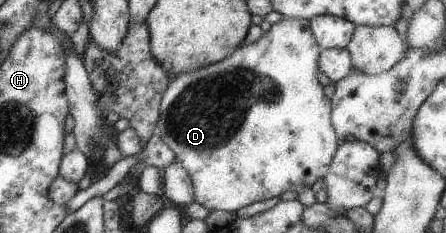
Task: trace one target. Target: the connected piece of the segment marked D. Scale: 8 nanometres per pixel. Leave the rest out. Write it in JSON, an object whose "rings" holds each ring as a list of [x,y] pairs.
{"rings":[[[281,17],[275,24],[272,24],[267,32],[262,32],[259,40],[251,42],[245,46],[237,45],[237,48],[225,58],[191,70],[177,74],[161,95],[159,101],[159,114],[155,123],[154,134],[167,144],[173,151],[174,156],[181,162],[181,166],[187,170],[193,186],[193,200],[208,211],[229,211],[236,213],[239,208],[248,206],[255,202],[260,202],[279,196],[283,192],[293,190],[301,192],[304,188],[309,188],[317,179],[322,179],[331,164],[331,157],[338,147],[335,130],[331,126],[330,100],[323,95],[323,86],[317,80],[319,69],[317,68],[317,56],[319,56],[320,46],[315,42],[313,33],[309,28],[308,21],[303,19]]]}

